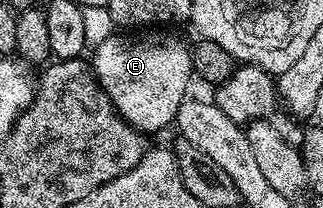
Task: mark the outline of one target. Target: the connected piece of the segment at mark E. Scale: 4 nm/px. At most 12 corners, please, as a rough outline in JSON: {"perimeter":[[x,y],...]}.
{"perimeter":[[170,31],[110,36],[92,72],[114,109],[153,135],[173,126],[194,73]]}

